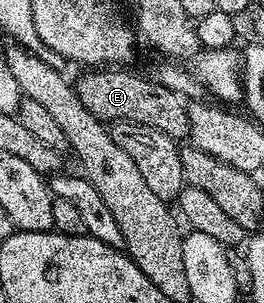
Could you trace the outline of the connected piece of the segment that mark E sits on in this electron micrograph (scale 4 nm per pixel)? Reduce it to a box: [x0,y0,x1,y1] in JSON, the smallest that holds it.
[74,68,192,140]

